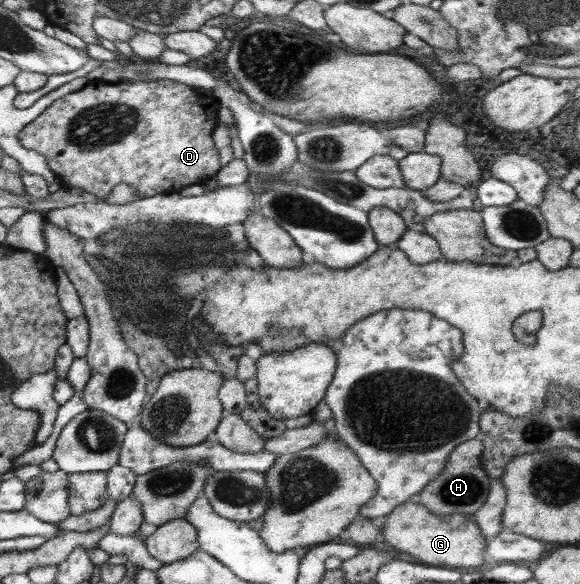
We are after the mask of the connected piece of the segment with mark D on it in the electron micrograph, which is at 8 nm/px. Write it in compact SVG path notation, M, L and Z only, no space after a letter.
M158 79L148 83L104 82L90 80L79 91L54 101L42 115L26 125L18 135L20 144L45 157L48 168L63 186L77 188L108 199L120 183L132 185L140 197L176 193L186 185L200 183L200 177L214 176L221 169L213 132L219 125L218 99L215 94L199 93L191 85Z

